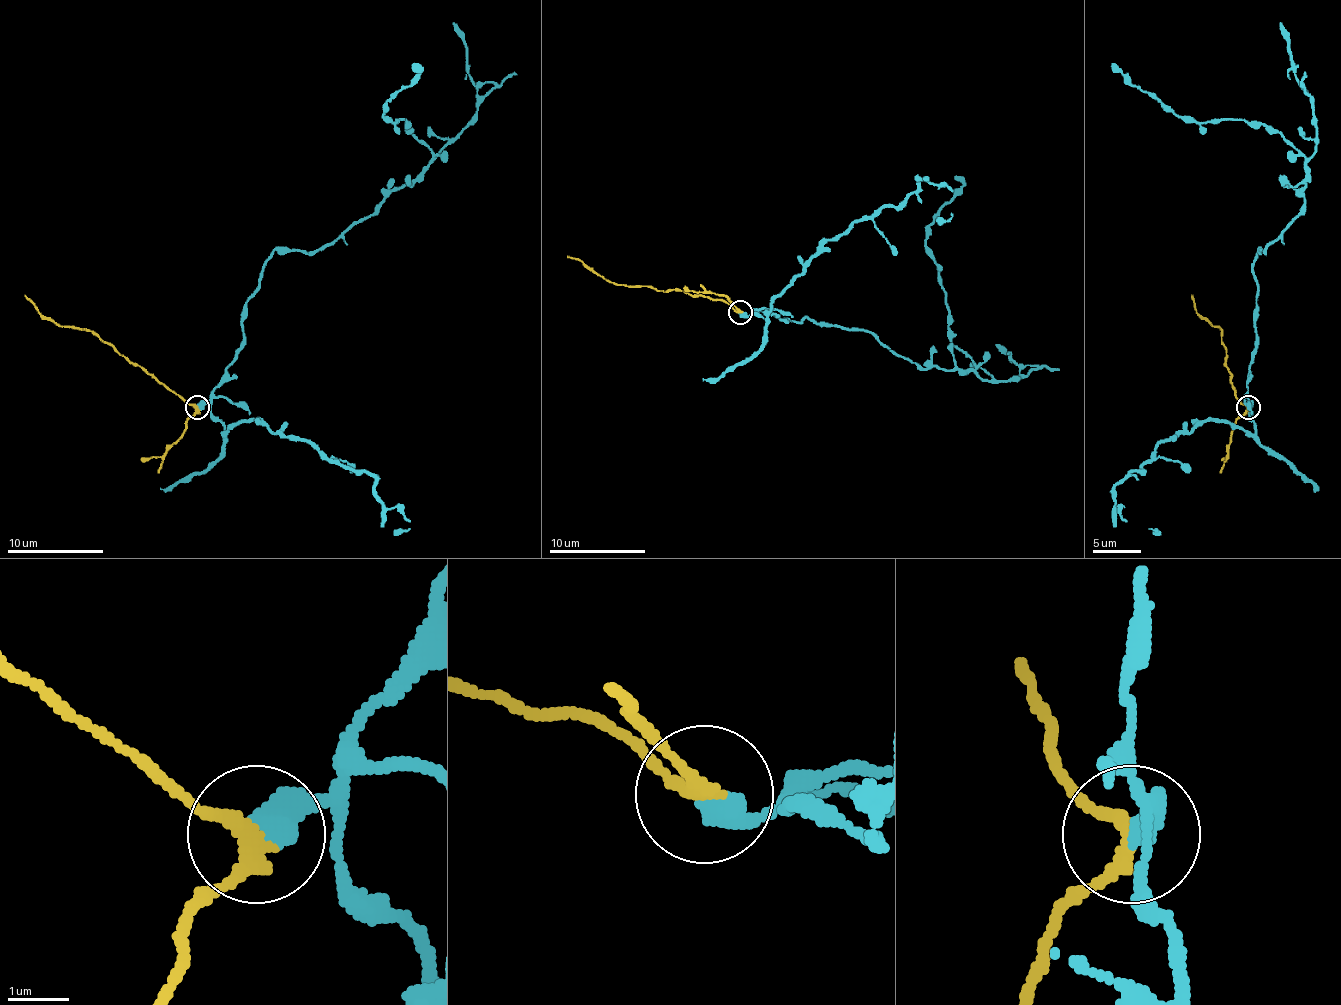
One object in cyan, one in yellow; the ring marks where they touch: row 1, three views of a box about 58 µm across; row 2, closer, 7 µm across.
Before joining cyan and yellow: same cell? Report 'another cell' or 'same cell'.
another cell

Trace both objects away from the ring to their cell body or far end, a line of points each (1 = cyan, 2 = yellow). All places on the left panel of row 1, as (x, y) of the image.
1: (197, 407), (240, 347), (264, 263), (319, 251), (432, 157), (403, 119), (384, 117), (413, 66)
2: (197, 407), (175, 395), (139, 366), (130, 364), (89, 330), (48, 320), (24, 294)

